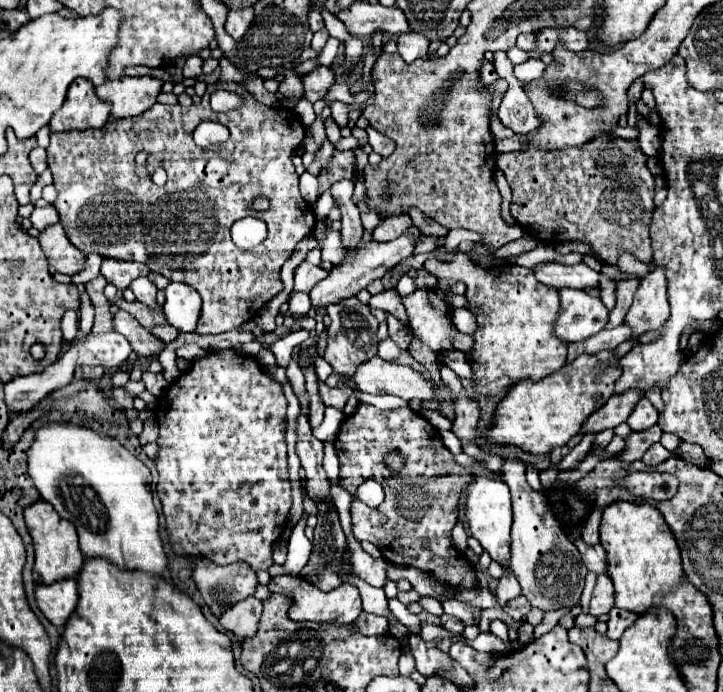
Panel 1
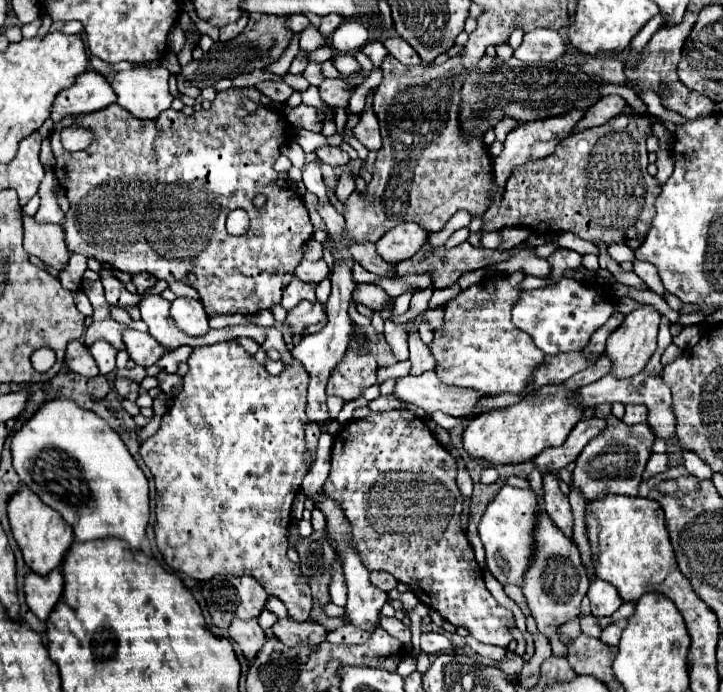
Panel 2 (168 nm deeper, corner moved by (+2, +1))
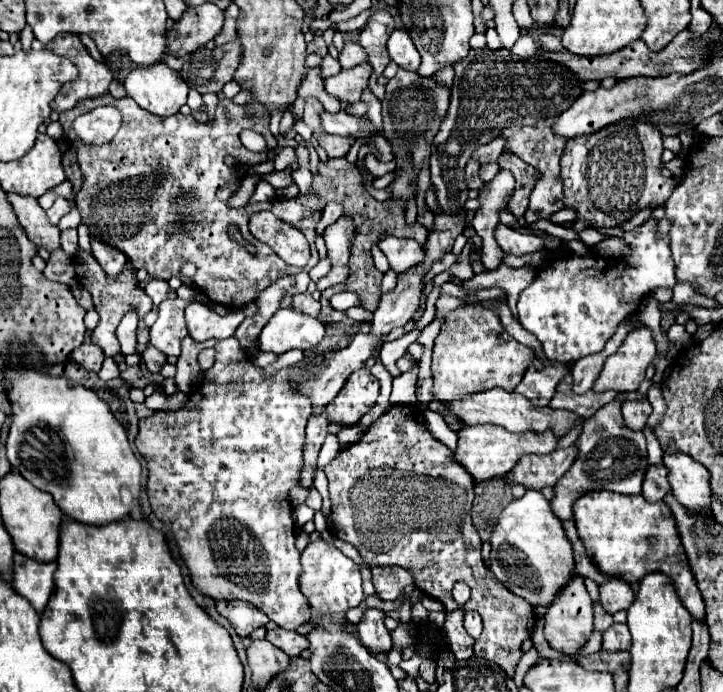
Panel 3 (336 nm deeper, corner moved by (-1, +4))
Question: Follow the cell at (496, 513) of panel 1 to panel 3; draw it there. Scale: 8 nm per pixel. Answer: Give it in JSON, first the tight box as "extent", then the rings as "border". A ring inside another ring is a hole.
{"extent":[491,490,575,606],"border":[[[527,490],[519,500],[513,500],[499,516],[491,532],[491,570],[495,578],[513,594],[525,598],[533,606],[549,606],[557,594],[575,576],[575,560],[571,542],[565,536],[563,524],[551,512],[549,502],[537,490]]]}

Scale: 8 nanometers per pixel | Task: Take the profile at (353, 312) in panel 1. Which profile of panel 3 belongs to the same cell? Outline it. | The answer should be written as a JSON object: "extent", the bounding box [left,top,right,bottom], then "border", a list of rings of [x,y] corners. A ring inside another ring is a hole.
{"extent":[327,368,379,426],"border":[[[361,368],[351,374],[347,384],[341,388],[339,396],[327,406],[327,420],[339,426],[355,426],[361,416],[365,416],[379,396],[379,382],[369,372],[369,368]]]}

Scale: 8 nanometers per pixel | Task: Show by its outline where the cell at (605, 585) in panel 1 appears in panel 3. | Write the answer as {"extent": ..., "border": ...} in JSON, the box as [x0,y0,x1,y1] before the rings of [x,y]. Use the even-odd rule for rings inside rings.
{"extent":[599,578,635,614],"border":[[[621,578],[607,580],[605,584],[599,586],[599,592],[601,592],[599,602],[609,614],[615,614],[619,610],[627,610],[635,600],[635,594],[633,594],[631,586]]]}

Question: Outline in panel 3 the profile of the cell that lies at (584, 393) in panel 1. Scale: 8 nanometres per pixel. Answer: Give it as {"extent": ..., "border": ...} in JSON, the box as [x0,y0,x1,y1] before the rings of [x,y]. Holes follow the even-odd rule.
{"extent":[453,424,559,482],"border":[[[483,424],[483,426],[465,426],[463,430],[457,432],[459,444],[457,450],[453,452],[453,460],[459,462],[475,482],[491,480],[491,478],[503,478],[515,462],[525,456],[525,454],[549,454],[557,448],[559,438],[553,436],[551,432],[545,434],[535,434],[535,432],[523,432],[523,434],[511,434],[505,428]]]}

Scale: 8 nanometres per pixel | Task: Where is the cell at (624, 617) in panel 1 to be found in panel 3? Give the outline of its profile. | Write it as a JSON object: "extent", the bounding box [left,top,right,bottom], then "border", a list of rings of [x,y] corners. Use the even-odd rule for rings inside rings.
{"extent":[603,624,631,652],"border":[[[627,624],[609,626],[609,630],[603,634],[603,648],[609,652],[629,650],[631,648],[631,632],[629,632]]]}

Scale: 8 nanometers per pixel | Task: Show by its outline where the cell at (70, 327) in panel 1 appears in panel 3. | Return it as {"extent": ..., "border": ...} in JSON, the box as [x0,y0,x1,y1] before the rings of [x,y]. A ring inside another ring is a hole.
{"extent":[71,342,105,372],"border":[[[85,342],[79,348],[75,348],[75,352],[71,352],[71,358],[77,364],[81,364],[85,370],[99,372],[101,370],[101,364],[105,360],[105,354],[103,354],[103,350],[99,346],[95,346],[91,342]]]}

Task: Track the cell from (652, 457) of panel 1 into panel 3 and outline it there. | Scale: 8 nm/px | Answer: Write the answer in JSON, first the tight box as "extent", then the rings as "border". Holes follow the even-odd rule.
{"extent":[643,466,671,502],"border":[[[649,466],[643,480],[643,498],[647,502],[661,502],[671,492],[667,482],[667,468],[665,466]]]}

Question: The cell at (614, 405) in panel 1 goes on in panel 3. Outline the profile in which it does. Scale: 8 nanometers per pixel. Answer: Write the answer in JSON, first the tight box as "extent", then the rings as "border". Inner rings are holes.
{"extent":[505,446,575,490],"border":[[[575,446],[565,450],[555,450],[551,454],[531,454],[521,456],[515,468],[505,476],[509,484],[521,484],[527,490],[541,490],[545,486],[553,486],[573,464]]]}

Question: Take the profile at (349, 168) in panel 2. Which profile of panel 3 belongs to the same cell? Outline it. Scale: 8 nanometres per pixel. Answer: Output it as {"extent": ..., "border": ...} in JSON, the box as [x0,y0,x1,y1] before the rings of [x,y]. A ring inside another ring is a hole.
{"extent":[315,202,343,236],"border":[[[337,202],[327,204],[327,208],[323,210],[323,216],[321,216],[321,220],[319,220],[319,224],[315,226],[317,236],[323,236],[323,234],[325,234],[325,228],[327,228],[327,226],[331,226],[331,224],[335,224],[335,222],[339,220],[339,216],[341,216],[341,214],[343,214],[341,204],[337,204]]]}

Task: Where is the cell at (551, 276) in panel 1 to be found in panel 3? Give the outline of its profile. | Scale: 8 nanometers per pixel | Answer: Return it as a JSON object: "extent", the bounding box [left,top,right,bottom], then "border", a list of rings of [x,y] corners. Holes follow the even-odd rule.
{"extent":[495,222,543,256],"border":[[[501,222],[495,228],[495,238],[497,238],[497,244],[503,248],[503,252],[515,254],[515,256],[533,254],[533,252],[539,252],[543,248],[543,240],[539,236],[517,232]]]}

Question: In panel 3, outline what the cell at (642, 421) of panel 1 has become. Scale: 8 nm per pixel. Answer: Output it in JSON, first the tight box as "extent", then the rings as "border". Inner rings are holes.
{"extent":[621,402,651,430],"border":[[[623,402],[621,404],[621,416],[623,424],[629,430],[641,430],[647,424],[647,418],[651,414],[651,404],[645,402]]]}

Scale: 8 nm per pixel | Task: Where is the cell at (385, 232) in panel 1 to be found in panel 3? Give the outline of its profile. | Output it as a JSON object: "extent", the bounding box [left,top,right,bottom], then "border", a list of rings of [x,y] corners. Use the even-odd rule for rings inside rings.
{"extent":[379,236,423,274],"border":[[[387,236],[379,242],[379,250],[387,256],[391,270],[395,270],[397,274],[407,272],[409,268],[423,262],[423,246],[411,238]]]}

